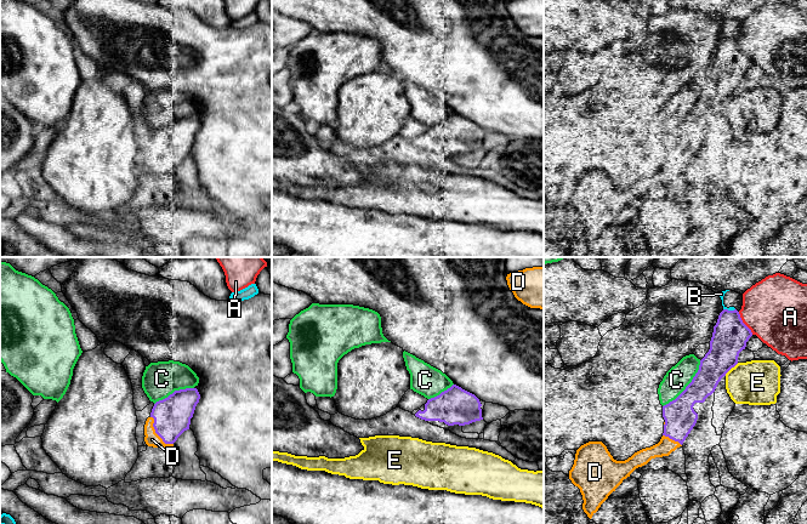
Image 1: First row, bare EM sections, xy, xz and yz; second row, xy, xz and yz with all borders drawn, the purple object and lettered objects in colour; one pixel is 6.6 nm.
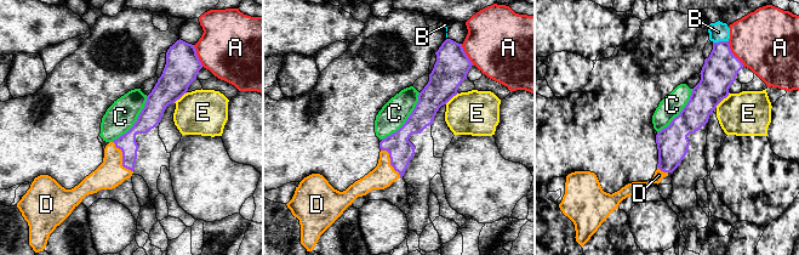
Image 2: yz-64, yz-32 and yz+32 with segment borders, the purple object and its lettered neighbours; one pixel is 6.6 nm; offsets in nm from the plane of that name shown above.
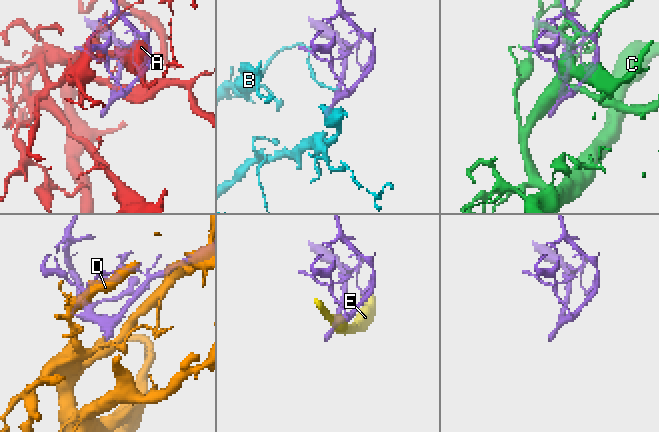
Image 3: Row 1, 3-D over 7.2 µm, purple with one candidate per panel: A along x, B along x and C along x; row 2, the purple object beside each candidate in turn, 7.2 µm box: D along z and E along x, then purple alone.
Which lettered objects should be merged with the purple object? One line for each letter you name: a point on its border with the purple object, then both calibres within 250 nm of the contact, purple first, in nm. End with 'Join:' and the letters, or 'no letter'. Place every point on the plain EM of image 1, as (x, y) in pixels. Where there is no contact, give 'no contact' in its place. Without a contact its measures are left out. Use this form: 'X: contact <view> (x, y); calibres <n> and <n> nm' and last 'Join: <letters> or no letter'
D: contact xy (155, 160); calibres 240 and 100 nm
Join: D

